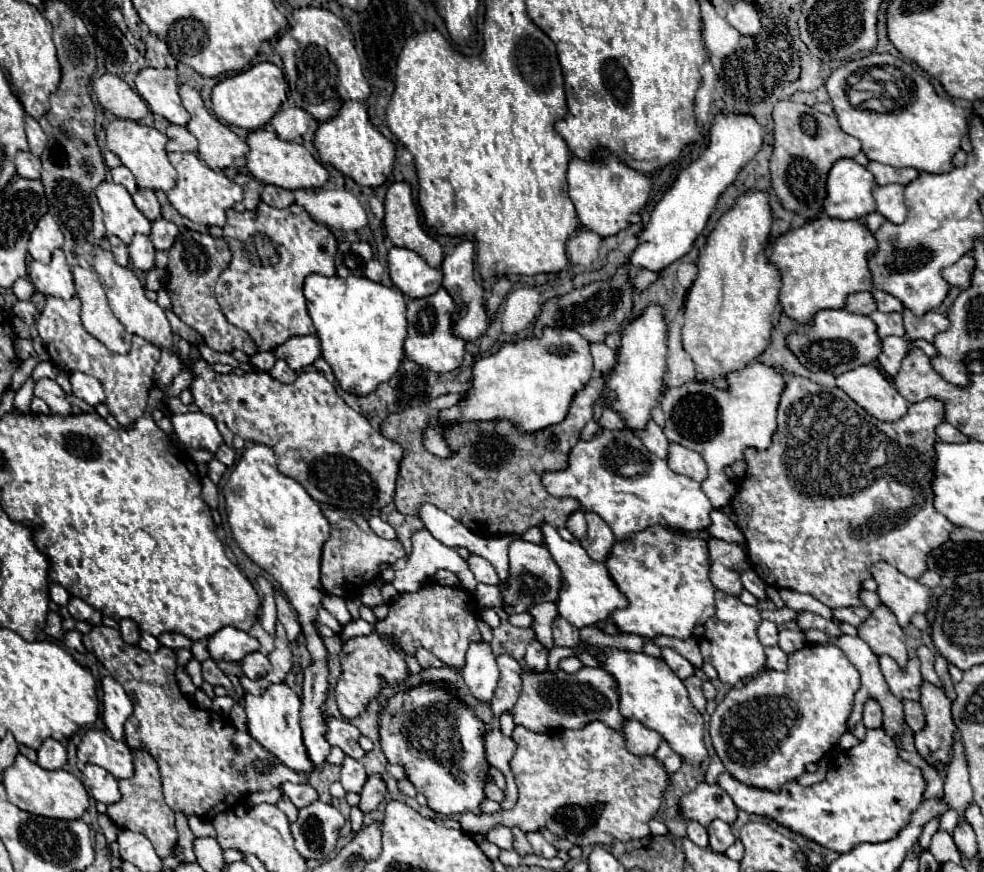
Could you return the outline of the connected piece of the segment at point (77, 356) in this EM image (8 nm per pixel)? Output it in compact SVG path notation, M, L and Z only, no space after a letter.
M47 297L45 307L41 311L41 317L37 321L37 331L39 337L43 339L47 353L51 355L53 363L59 363L65 371L81 371L91 377L95 377L103 389L105 389L105 405L111 411L111 415L119 421L119 425L129 427L133 425L145 411L147 407L147 397L149 391L153 389L153 367L159 361L159 349L141 339L133 339L133 349L127 355L111 353L103 343L99 343L95 337L91 337L79 319L81 313L81 301L77 297L71 299L57 299L57 297Z

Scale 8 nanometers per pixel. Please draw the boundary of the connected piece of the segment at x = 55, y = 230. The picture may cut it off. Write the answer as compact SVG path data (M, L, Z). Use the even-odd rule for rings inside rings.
M43 215L29 239L29 253L41 263L49 263L55 249L63 247L63 233L51 215Z

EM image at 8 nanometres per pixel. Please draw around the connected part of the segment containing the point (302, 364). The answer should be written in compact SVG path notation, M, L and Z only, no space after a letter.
M317 335L307 337L291 337L283 345L273 349L273 355L277 359L283 359L289 363L291 369L301 373L305 367L309 367L315 359L321 357L321 345Z

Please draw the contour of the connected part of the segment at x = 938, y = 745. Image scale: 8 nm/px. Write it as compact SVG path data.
M923 683L921 707L925 711L927 725L915 733L915 749L929 765L941 763L947 767L951 763L953 735L957 731L951 719L951 701L931 683Z

